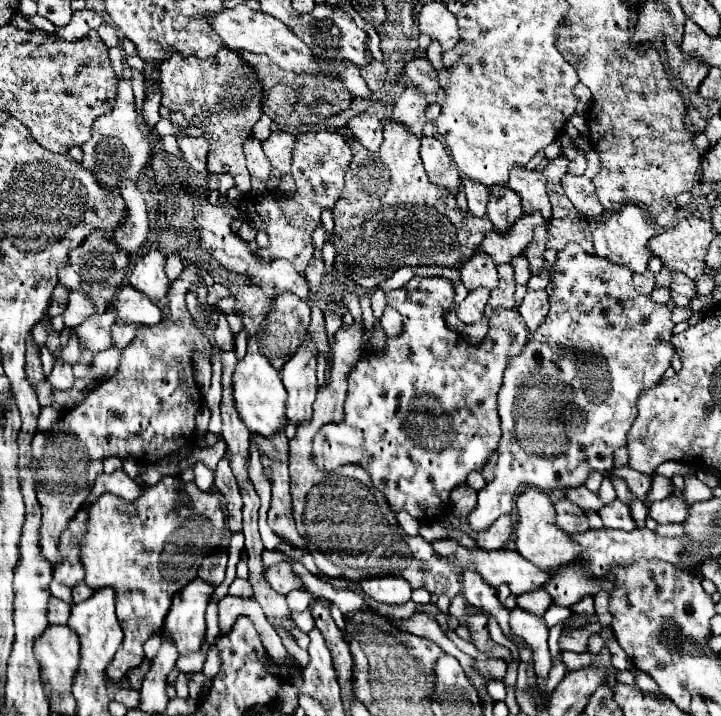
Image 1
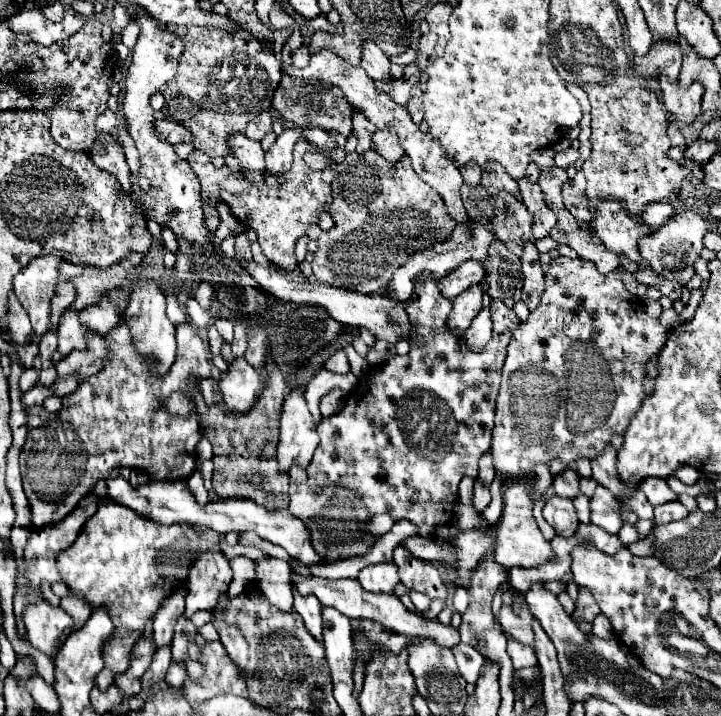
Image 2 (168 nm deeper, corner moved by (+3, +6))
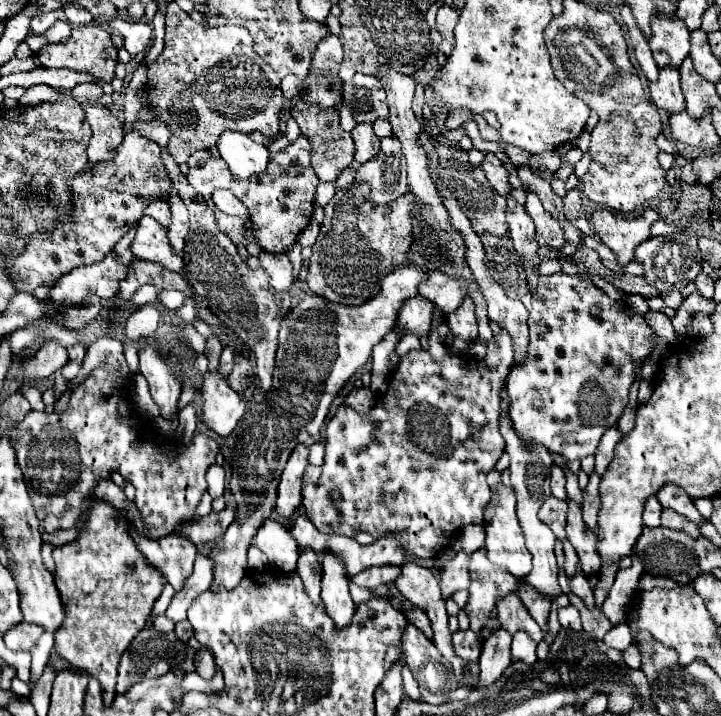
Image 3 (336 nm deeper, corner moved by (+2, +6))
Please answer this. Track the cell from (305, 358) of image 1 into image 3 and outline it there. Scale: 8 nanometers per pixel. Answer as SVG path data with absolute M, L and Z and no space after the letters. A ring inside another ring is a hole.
M296 446L292 456L288 458L288 464L282 472L282 480L278 486L276 512L284 520L290 520L296 514L296 510L302 506L300 484L302 484L302 474L304 474L306 464L308 464L308 448Z

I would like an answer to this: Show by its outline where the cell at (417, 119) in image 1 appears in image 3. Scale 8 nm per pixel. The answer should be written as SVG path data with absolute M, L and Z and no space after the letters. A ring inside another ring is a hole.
M382 138L380 156L372 162L356 168L356 182L370 186L370 202L376 206L388 206L398 200L400 194L408 192L404 174L404 154L400 142L394 138Z

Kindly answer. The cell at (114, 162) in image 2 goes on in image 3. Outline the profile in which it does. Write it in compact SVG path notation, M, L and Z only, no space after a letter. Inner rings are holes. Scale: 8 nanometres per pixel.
M84 102L82 108L92 128L92 138L88 144L88 160L100 162L112 158L114 144L120 144L124 140L122 122L100 102Z

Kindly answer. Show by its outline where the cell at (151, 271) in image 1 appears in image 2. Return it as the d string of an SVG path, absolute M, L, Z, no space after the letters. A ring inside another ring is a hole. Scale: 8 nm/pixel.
M141 280L137 284L139 288L133 288L129 294L129 306L125 310L125 324L129 324L133 340L137 344L137 350L157 360L157 374L165 374L169 370L169 364L175 358L175 326L165 316L165 296L157 288L155 280Z

